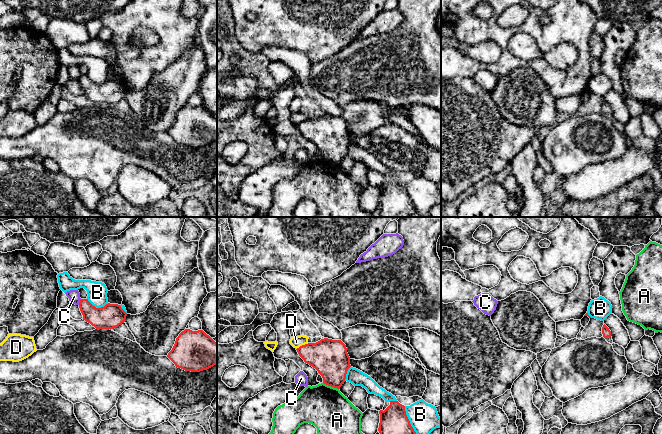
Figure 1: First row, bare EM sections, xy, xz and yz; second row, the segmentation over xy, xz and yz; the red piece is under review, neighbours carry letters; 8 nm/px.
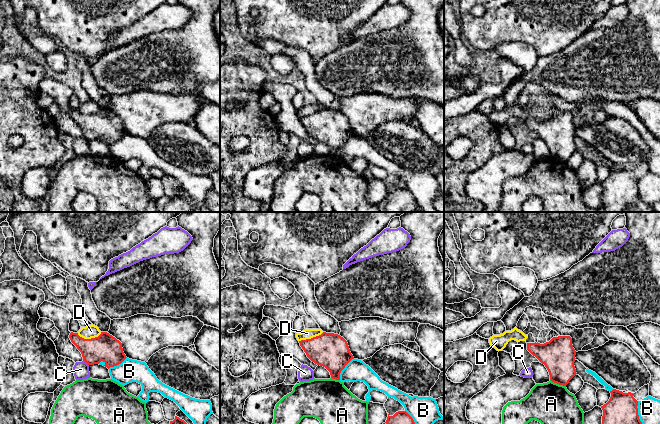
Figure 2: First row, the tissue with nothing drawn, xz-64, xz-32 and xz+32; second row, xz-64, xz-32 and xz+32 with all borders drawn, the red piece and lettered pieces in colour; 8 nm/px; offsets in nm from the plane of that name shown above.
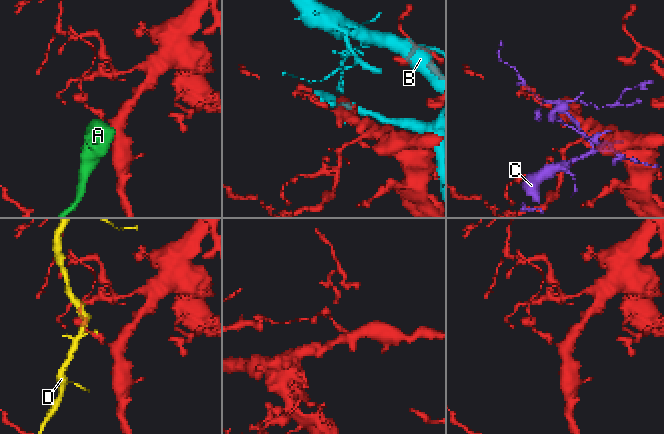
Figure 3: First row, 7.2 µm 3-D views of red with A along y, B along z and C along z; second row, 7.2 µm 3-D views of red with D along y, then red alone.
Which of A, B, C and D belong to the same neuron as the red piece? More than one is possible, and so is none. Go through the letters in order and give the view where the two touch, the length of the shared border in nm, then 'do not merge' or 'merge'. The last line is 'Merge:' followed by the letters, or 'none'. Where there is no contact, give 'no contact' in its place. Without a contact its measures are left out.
A: xz | 140 nm | do not merge
B: xz | 240 nm | do not merge
C: xy | 50 nm | do not merge
D: xz | 120 nm | do not merge
Merge: none

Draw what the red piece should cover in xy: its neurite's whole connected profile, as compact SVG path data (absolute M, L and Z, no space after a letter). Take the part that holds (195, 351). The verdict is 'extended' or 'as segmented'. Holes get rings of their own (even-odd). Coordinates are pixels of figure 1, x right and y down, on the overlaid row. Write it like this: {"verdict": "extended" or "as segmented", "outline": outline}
{"verdict": "as segmented", "outline": "M185 329L167 357L178 368L200 372L217 364L217 343L203 330Z"}

